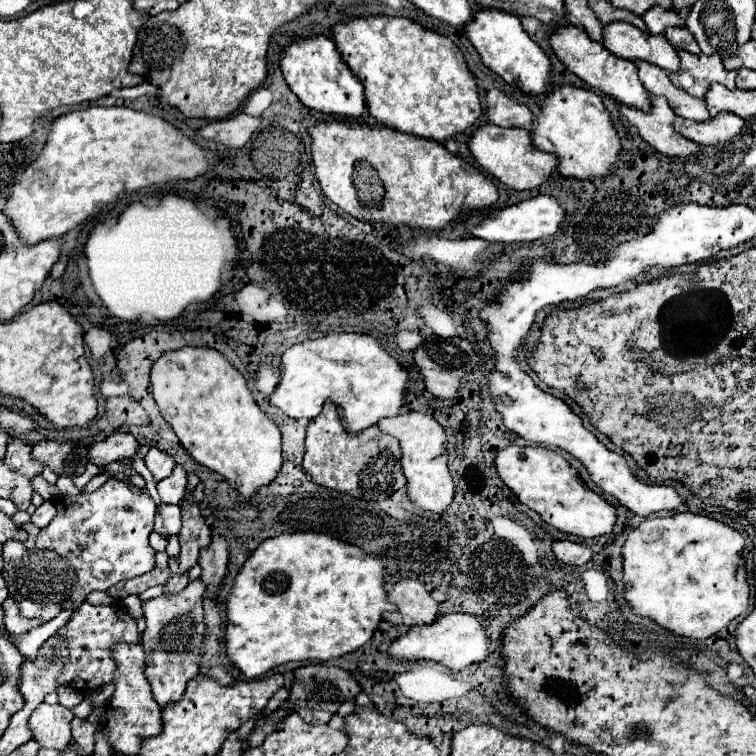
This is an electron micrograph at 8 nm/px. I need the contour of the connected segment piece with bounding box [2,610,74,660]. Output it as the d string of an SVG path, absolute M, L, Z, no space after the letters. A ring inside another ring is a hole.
M64 610L64 612L60 612L60 614L56 616L56 620L44 622L42 626L32 628L32 632L26 632L24 636L12 636L12 634L8 634L8 632L2 632L2 634L4 634L14 646L18 646L18 650L20 650L22 656L26 656L28 660L36 660L40 646L42 646L58 628L62 628L64 622L68 622L72 614L74 614L74 610Z

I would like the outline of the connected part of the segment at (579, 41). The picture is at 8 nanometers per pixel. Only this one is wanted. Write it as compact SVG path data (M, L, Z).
M560 26L556 28L550 38L548 38L554 54L562 60L562 64L574 72L576 76L580 76L588 86L598 88L600 92L612 96L616 102L626 104L630 108L640 108L644 112L650 110L648 104L648 92L644 90L644 86L640 84L638 78L638 68L634 62L624 60L624 58L616 58L612 52L608 52L600 42L594 42L588 38L588 34L580 28L580 26Z

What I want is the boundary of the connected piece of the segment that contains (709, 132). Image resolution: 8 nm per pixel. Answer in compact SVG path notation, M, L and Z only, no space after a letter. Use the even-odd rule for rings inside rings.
M720 112L720 116L710 118L704 124L694 120L684 120L680 116L676 116L674 120L676 132L680 132L682 136L686 136L696 144L724 144L734 136L738 136L742 126L744 120L740 120L740 116L732 112Z

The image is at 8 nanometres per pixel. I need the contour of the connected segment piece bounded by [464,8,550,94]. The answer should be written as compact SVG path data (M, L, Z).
M478 8L474 12L476 12L476 20L472 20L472 24L464 28L464 32L472 42L472 46L476 48L476 52L480 54L482 62L490 70L500 74L508 84L524 92L532 92L532 94L544 92L550 86L550 78L548 78L550 60L540 50L540 46L532 42L530 36L524 32L518 16L504 16L504 12L480 12Z

